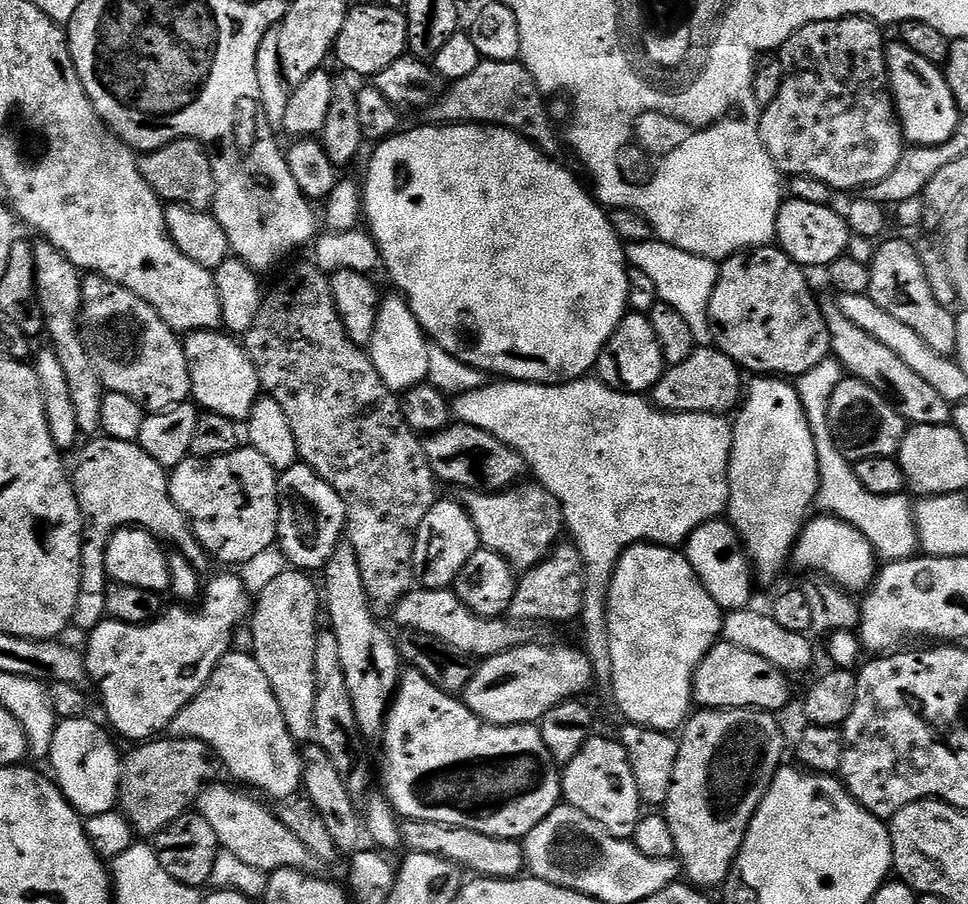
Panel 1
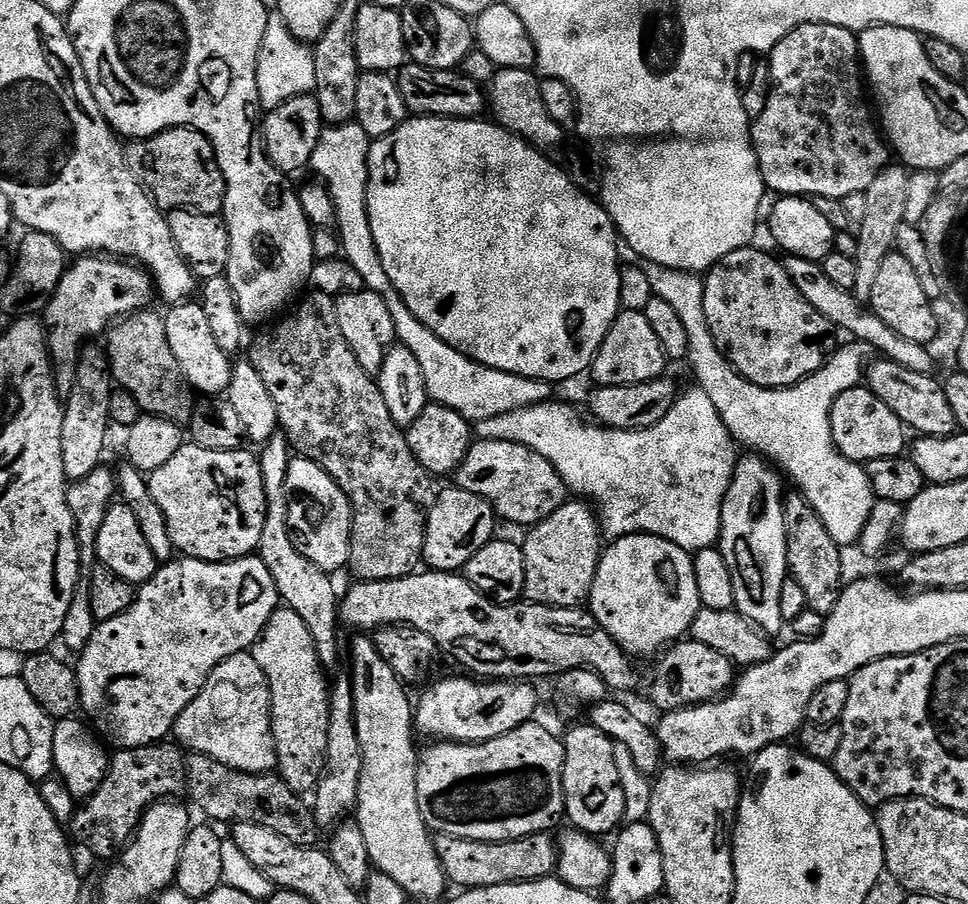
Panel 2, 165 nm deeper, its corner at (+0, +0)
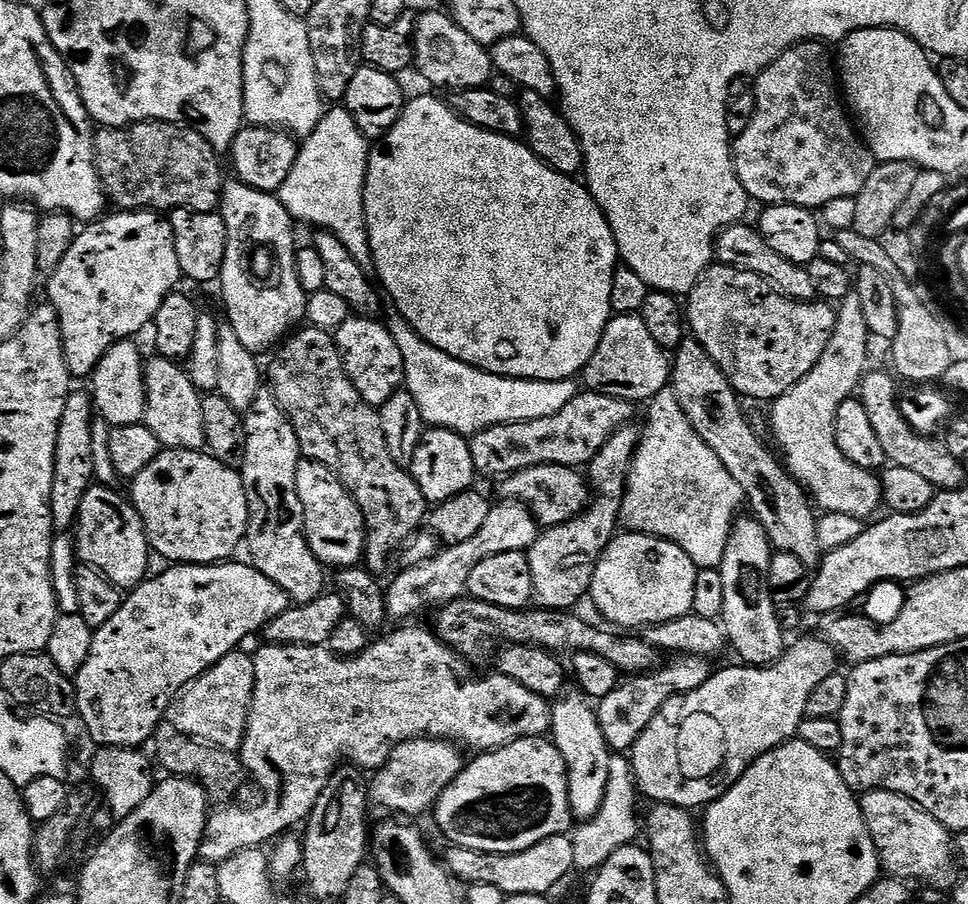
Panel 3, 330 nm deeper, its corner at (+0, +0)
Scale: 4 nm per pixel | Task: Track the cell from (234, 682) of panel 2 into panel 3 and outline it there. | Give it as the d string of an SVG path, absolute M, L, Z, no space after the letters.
M237 650L219 660L210 670L206 670L172 701L166 713L167 723L175 726L176 731L183 736L192 736L214 748L239 753L246 734L253 691L252 656L244 653L244 650Z

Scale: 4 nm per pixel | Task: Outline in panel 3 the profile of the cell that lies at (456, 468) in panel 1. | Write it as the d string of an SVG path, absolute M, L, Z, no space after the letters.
M557 464L530 466L526 470L518 470L514 474L503 477L499 484L501 492L499 495L505 500L516 500L519 504L525 504L535 516L536 523L541 529L570 522L575 516L583 514L590 503L590 485L585 473Z

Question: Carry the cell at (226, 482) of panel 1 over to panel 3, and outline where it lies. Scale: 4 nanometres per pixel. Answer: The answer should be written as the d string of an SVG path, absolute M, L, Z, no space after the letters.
M161 450L158 458L130 481L130 499L142 518L148 535L148 546L162 559L172 564L219 564L233 559L236 547L245 543L248 535L248 503L244 480L237 469L218 462L201 450Z

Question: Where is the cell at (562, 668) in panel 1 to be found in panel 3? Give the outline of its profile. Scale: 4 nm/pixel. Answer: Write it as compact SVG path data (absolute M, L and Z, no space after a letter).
M421 738L407 740L392 751L382 767L375 769L376 776L367 785L368 798L373 805L385 808L385 813L400 818L416 818L431 809L436 800L454 778L464 769L466 756L453 741L447 738Z

